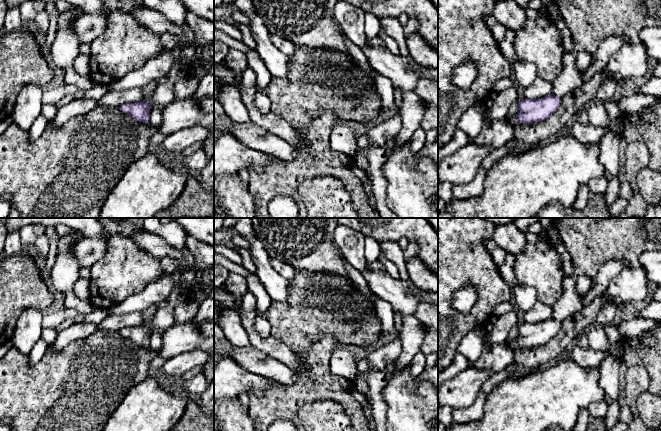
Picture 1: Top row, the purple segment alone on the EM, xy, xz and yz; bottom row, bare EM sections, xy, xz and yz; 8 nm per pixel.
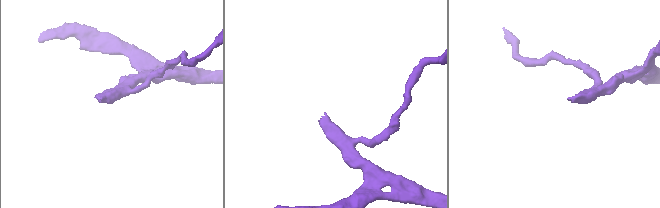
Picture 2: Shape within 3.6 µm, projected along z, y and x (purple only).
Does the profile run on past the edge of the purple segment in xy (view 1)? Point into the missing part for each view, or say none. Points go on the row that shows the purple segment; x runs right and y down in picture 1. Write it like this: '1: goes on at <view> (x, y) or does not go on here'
1: does not go on here

